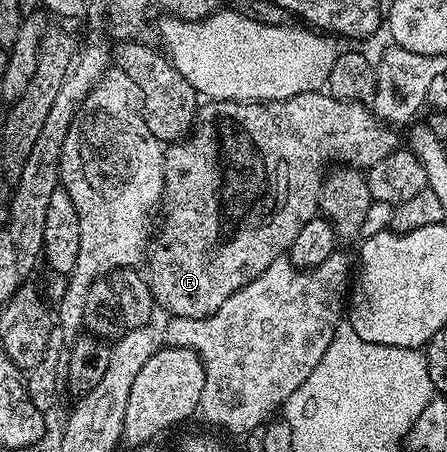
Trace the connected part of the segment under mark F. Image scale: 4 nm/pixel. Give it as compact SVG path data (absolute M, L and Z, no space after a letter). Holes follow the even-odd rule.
M308 90L303 92L299 96L291 96L287 100L279 100L278 102L215 102L210 101L208 103L209 107L204 107L203 117L200 119L199 128L194 129L192 133L188 135L184 140L180 142L172 143L165 150L165 193L163 195L163 214L165 210L165 231L161 234L161 243L154 245L152 249L148 251L147 254L147 281L151 292L153 293L153 298L157 302L158 307L163 311L164 309L168 313L167 315L174 318L206 318L214 314L219 308L223 308L223 304L227 304L227 300L235 292L239 292L247 284L251 284L251 280L255 280L263 271L270 266L270 264L277 258L282 257L288 251L289 245L295 240L295 236L299 236L299 228L303 228L303 224L307 224L311 219L318 217L319 211L321 209L321 185L324 184L327 171L330 168L336 167L338 164L341 166L352 166L354 168L372 168L375 164L379 164L379 160L383 160L387 156L391 156L399 148L399 142L397 142L397 134L392 125L386 124L373 113L372 109L368 105L359 102L344 102L338 98L333 97L332 94L328 92L322 92L321 90ZM221 114L221 130L217 127L216 118Z

